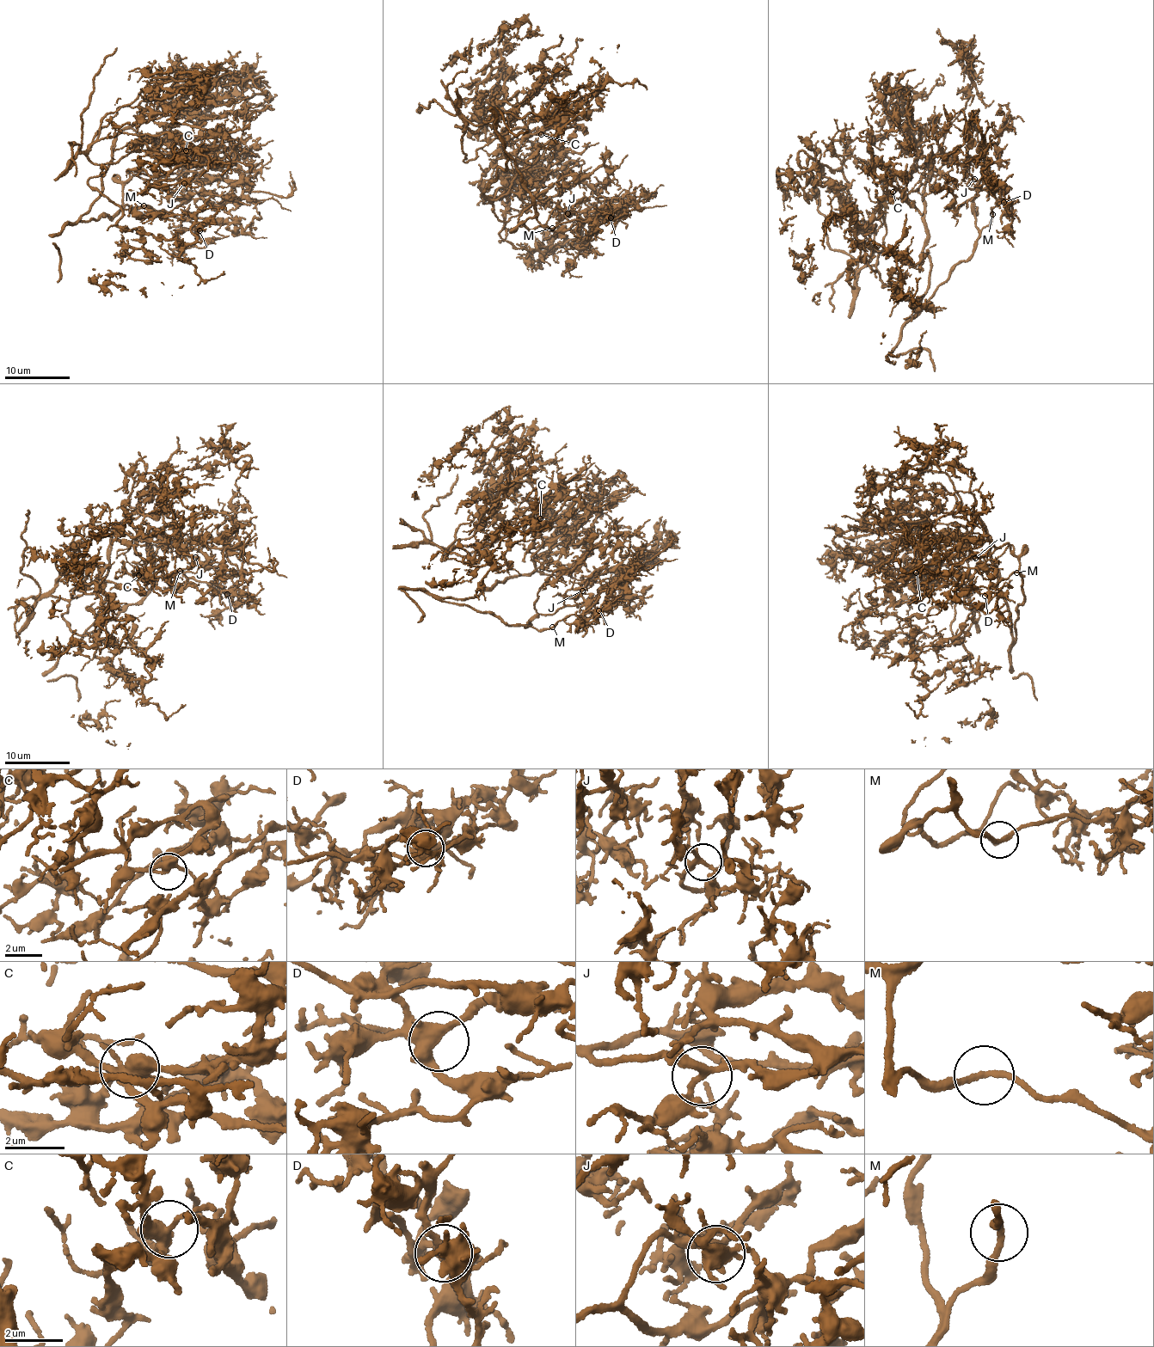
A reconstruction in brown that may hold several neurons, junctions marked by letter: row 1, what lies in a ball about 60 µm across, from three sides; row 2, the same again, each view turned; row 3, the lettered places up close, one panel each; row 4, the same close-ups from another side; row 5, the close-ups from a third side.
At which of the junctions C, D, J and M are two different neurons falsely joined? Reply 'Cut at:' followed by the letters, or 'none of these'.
Cut at: none of these

